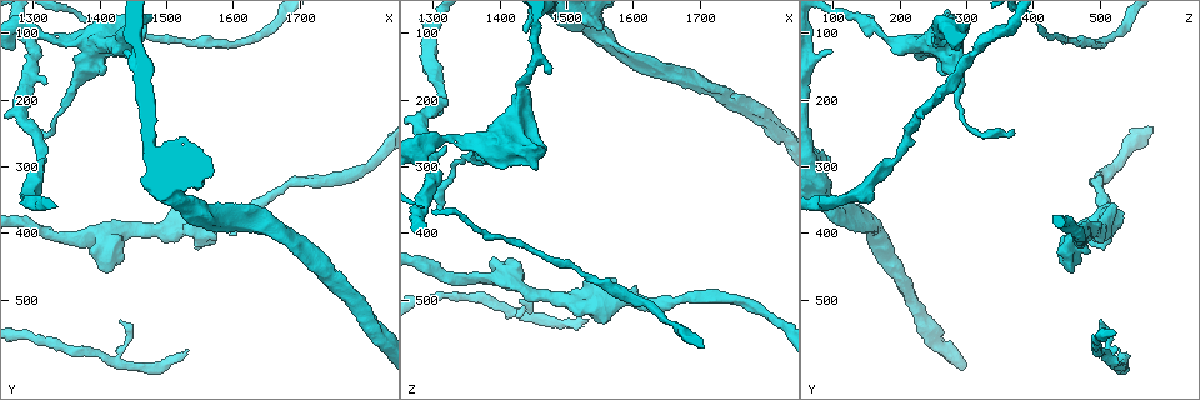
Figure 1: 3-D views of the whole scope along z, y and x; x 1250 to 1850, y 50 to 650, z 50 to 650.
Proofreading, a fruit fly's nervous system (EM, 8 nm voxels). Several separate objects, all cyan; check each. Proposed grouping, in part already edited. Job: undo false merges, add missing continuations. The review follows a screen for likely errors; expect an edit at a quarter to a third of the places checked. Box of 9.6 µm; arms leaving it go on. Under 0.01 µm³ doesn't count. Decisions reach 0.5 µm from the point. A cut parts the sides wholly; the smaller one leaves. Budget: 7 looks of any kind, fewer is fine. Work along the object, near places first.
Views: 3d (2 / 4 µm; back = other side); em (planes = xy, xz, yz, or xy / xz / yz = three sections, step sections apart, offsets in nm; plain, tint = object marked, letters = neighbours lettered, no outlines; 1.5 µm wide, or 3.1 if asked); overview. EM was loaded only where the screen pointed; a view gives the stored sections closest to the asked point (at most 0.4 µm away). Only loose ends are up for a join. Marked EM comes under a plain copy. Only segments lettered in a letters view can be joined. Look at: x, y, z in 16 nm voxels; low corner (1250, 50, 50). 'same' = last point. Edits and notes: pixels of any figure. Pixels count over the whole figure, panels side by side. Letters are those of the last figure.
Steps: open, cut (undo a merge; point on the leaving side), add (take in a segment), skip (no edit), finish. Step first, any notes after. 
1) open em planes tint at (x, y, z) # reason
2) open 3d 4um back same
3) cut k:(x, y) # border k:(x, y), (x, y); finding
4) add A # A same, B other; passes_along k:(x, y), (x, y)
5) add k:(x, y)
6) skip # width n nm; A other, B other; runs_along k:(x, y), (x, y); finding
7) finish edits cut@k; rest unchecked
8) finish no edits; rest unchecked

open 3d 2um back at (1305, 315, 165) # calibre changes

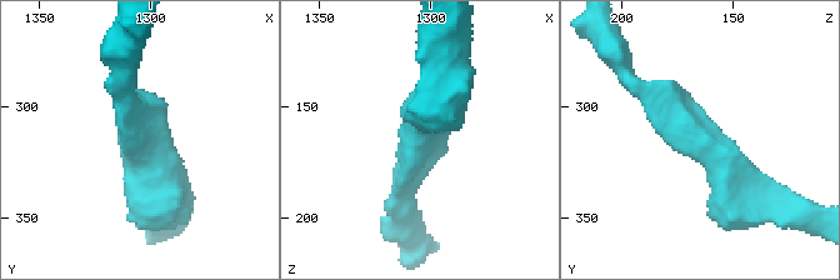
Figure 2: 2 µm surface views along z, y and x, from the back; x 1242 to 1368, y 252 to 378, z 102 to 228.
open em xy step 8 letters at (1304, 316, 165) # shape alone is not enough

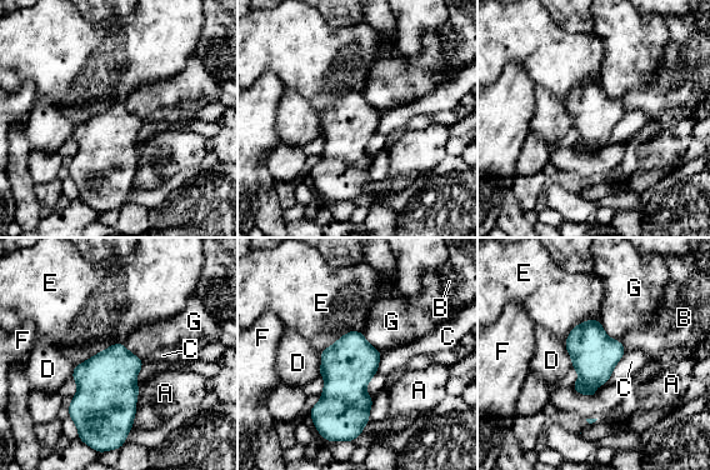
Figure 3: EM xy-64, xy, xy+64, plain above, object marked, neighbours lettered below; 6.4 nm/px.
skip # A other, B other, C other, D other, E other, F other, G other; border 3:(564, 341), (571, 359), (571, 368); all the same cell

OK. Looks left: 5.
open em planes letters at (1300, 95, 260) # abrupt turn

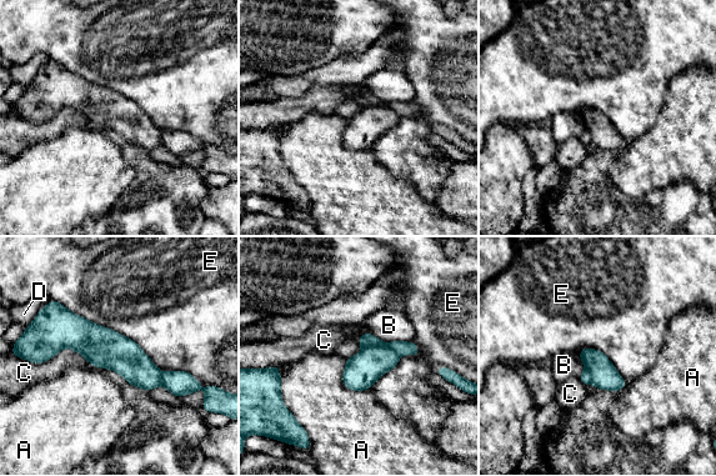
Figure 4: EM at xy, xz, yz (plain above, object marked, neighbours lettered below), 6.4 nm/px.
cut 4:(361, 371) # width 140 nm; A other, B other, C other, D other, E other; part_leaving 4:(44, 350), (91, 340), (158, 382); a second cell is stuck on

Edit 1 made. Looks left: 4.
open overview # redraw

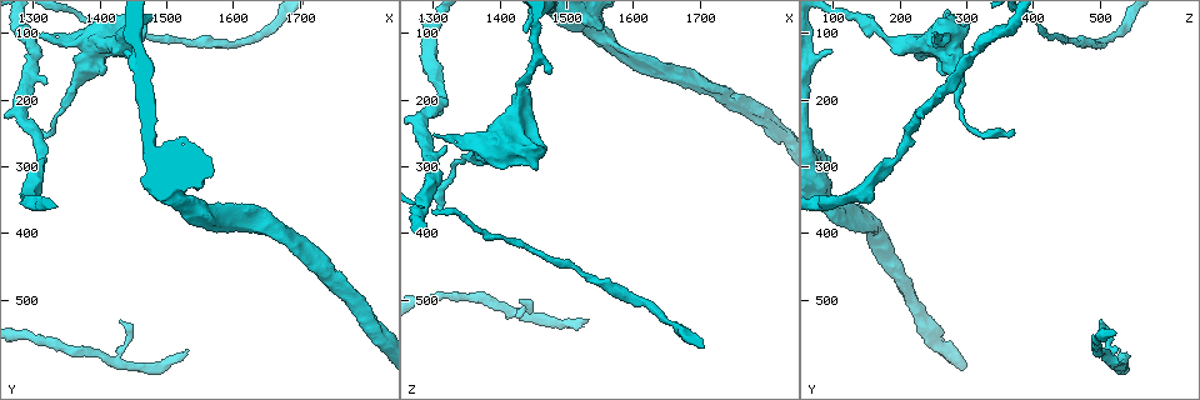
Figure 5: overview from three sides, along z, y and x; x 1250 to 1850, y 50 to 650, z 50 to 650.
open 3d 2um at (1425, 600, 520) # sharp bend

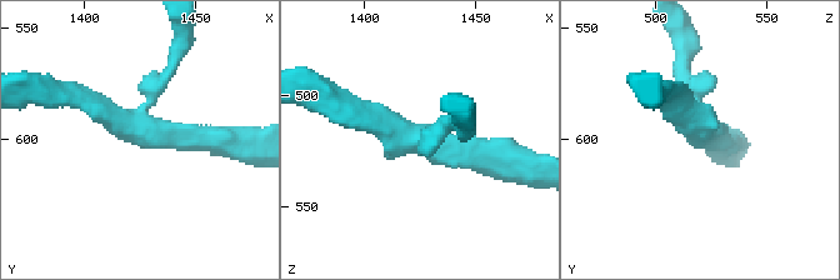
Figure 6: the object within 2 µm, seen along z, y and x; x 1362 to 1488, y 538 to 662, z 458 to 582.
open em planes letters at (1426, 593, 519) # arms 3

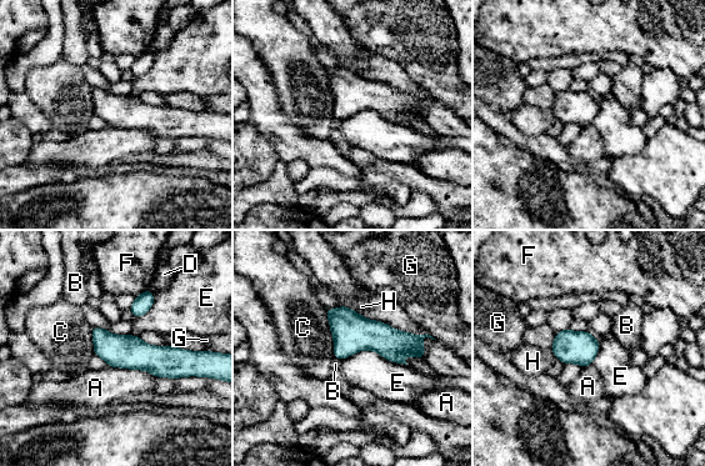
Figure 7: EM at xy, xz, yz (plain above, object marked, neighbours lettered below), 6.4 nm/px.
skip # width 220 nm; A other, B other, C other, D other, E other, F other, G other, H other; border 7:(343, 359), (375, 350), (406, 365); one cell here

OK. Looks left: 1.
finish edits cut@4; rest unchecked

